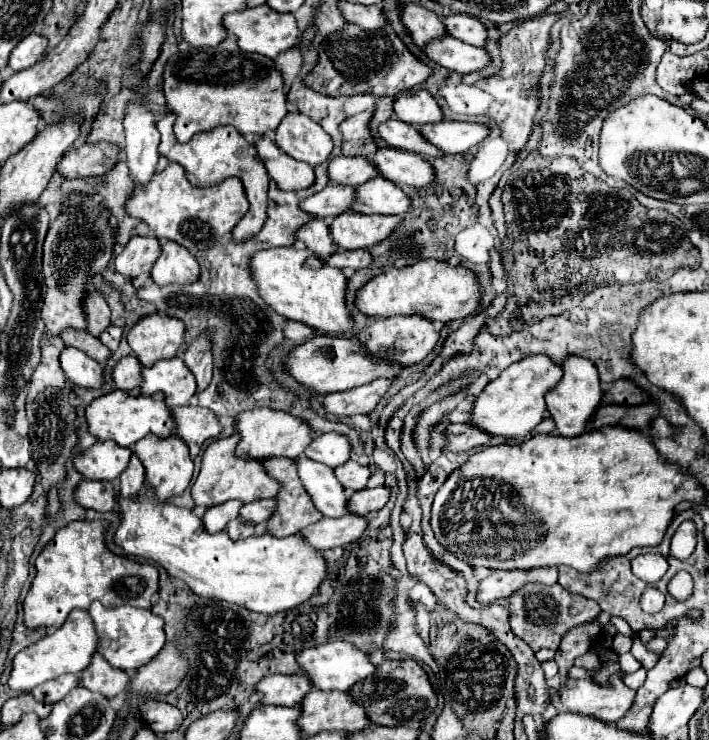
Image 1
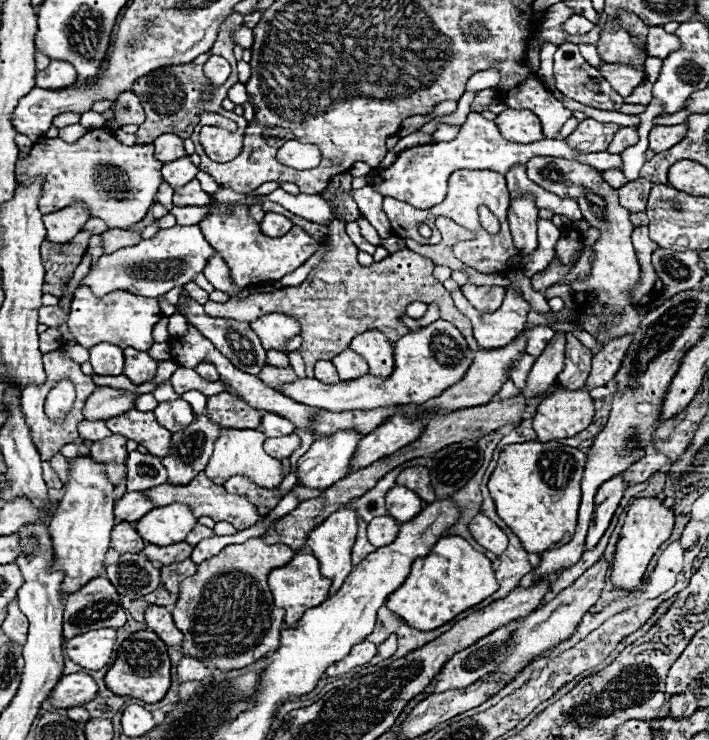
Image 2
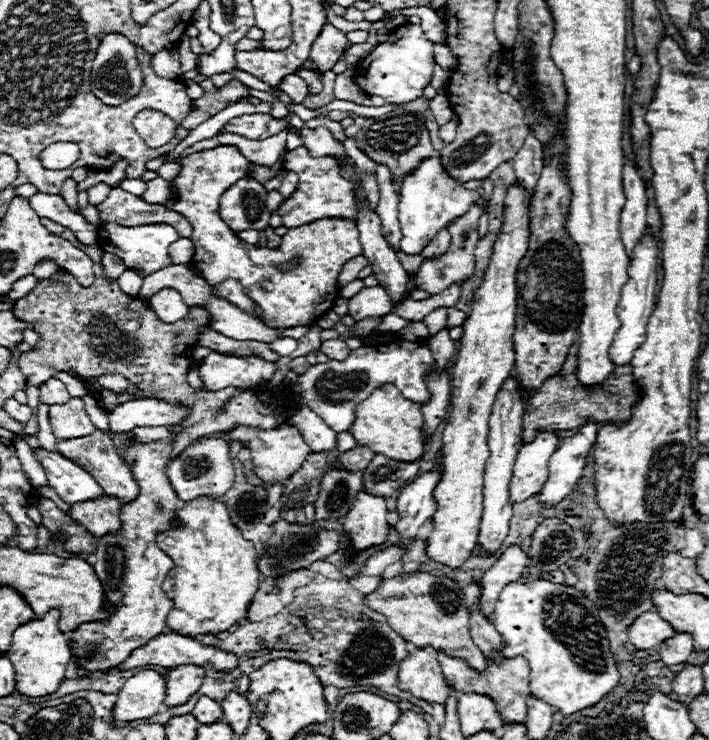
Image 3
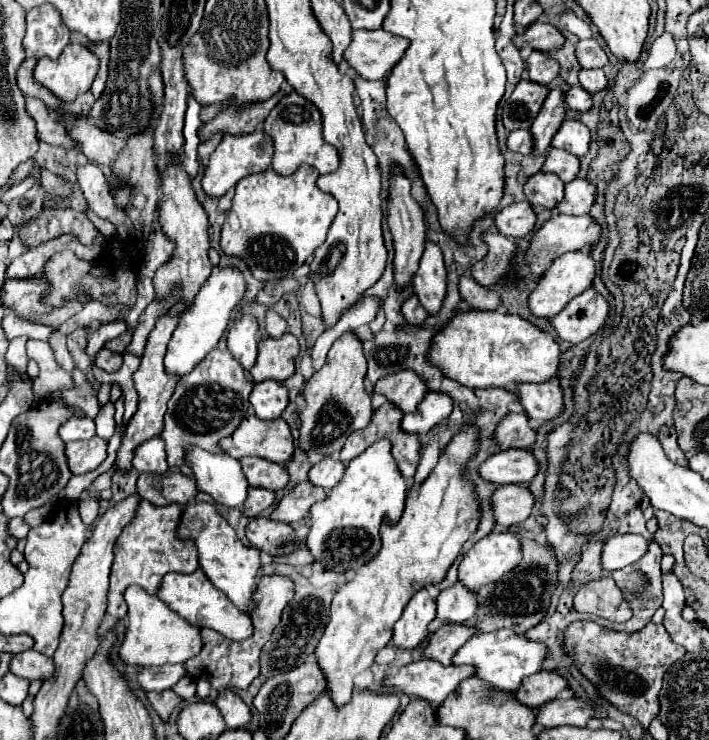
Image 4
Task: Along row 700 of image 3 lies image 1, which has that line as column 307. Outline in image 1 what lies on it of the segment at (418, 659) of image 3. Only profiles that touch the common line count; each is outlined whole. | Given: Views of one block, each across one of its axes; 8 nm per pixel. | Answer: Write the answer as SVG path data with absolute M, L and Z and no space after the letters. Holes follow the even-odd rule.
M254 408L246 410L242 414L236 414L234 428L240 436L240 442L236 446L236 458L246 460L266 460L266 458L296 458L300 456L306 446L312 442L310 426L306 426L300 418L292 414L284 414L280 410L266 410L266 408Z

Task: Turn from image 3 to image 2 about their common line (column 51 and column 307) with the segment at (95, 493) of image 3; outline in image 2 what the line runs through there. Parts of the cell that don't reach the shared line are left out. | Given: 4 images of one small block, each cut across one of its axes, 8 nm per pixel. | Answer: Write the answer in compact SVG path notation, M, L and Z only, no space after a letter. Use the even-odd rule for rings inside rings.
M338 430L332 436L314 440L310 450L298 460L296 474L308 488L326 490L348 474L362 434L356 430Z

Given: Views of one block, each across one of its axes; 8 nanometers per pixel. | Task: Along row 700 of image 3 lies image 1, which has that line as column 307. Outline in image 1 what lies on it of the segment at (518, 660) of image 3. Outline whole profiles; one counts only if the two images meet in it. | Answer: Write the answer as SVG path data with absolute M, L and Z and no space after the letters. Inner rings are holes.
M270 458L262 462L266 474L274 480L280 482L280 492L276 494L276 508L274 514L266 520L266 532L276 536L276 538L286 538L290 534L300 532L304 526L314 524L322 518L322 514L316 510L316 506L310 502L306 490L302 488L302 484L298 482L298 474L296 474L296 466L290 458Z

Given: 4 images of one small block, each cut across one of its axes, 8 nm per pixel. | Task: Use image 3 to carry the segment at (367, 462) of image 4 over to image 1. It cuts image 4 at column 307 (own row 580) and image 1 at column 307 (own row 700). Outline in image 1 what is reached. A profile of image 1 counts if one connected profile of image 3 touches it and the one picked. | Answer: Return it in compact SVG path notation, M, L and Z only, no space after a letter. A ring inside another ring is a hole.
M144 486L136 498L118 494L118 504L120 524L114 532L114 542L128 556L158 562L170 578L182 580L198 596L238 602L260 614L276 614L306 602L326 578L322 554L298 536L274 538L262 534L234 542L226 532L208 534L196 514L170 502L158 502L150 486Z

